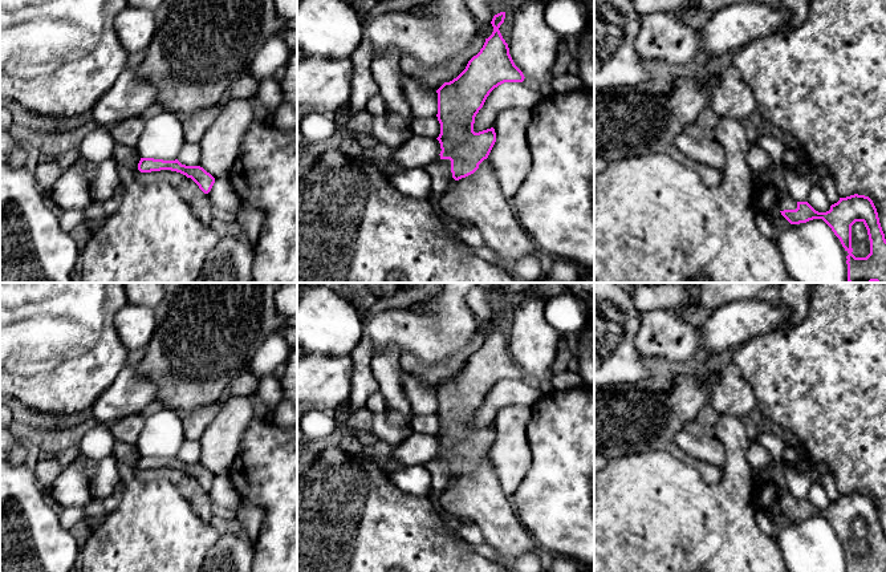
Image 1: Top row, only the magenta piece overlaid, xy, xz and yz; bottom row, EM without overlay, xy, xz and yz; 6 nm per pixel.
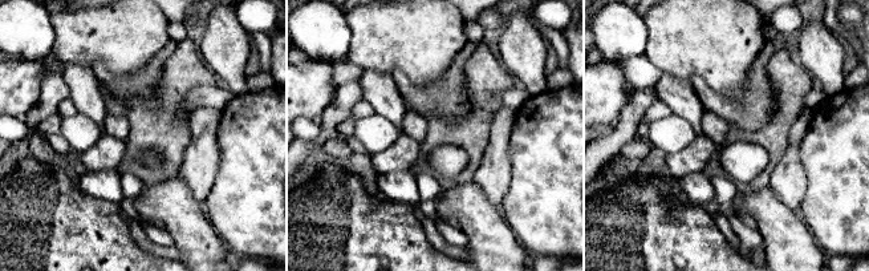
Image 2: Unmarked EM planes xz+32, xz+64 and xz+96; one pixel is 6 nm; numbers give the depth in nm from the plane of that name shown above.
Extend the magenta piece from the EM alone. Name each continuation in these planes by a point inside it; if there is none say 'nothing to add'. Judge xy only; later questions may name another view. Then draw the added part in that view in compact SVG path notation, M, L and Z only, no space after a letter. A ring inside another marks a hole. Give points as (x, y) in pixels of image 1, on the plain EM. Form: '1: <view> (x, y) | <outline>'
nothing to add

